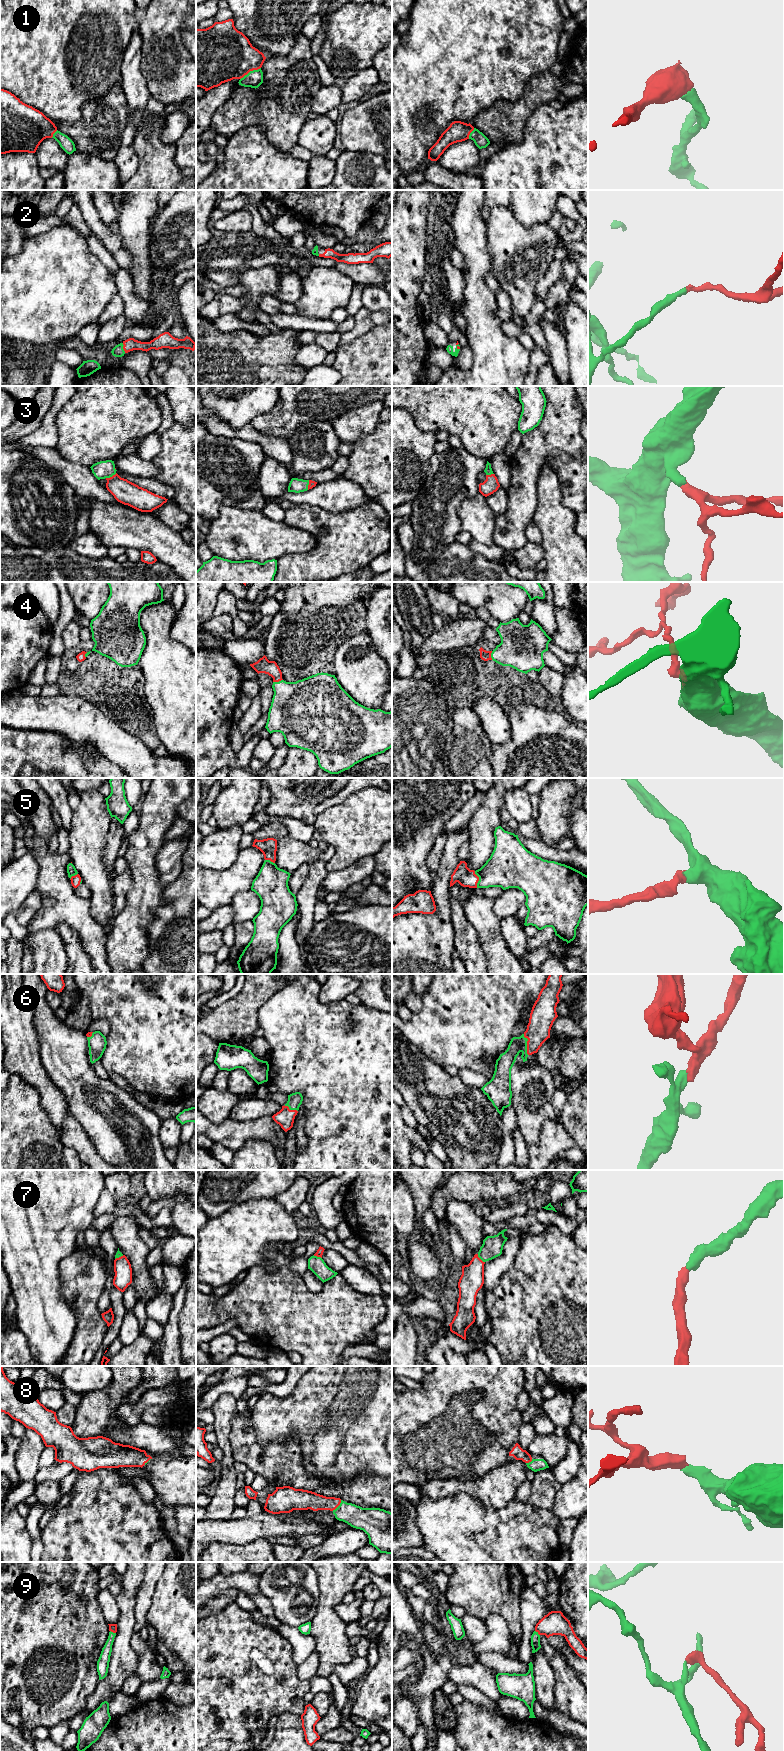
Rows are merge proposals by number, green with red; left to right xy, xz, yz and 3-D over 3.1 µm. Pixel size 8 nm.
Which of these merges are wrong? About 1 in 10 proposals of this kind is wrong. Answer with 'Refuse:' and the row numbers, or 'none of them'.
Refuse: none of them

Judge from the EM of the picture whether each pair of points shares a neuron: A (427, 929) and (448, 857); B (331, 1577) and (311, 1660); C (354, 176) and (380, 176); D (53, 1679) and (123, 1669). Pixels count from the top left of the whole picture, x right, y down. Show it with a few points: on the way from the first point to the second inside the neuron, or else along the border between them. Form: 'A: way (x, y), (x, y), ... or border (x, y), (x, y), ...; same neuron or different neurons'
A: way (441, 911), (441, 883), (443, 875); same neuron
B: border (314, 1650), (318, 1654), (317, 1674); different neurons
C: way (360, 176), (374, 176); same neuron
D: border (98, 1679), (94, 1691), (87, 1700); different neurons

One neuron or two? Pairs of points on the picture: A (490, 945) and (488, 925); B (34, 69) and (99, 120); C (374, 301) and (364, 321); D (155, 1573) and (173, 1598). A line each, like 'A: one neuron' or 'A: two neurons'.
A: one neuron
B: two neurons
C: two neurons
D: two neurons

